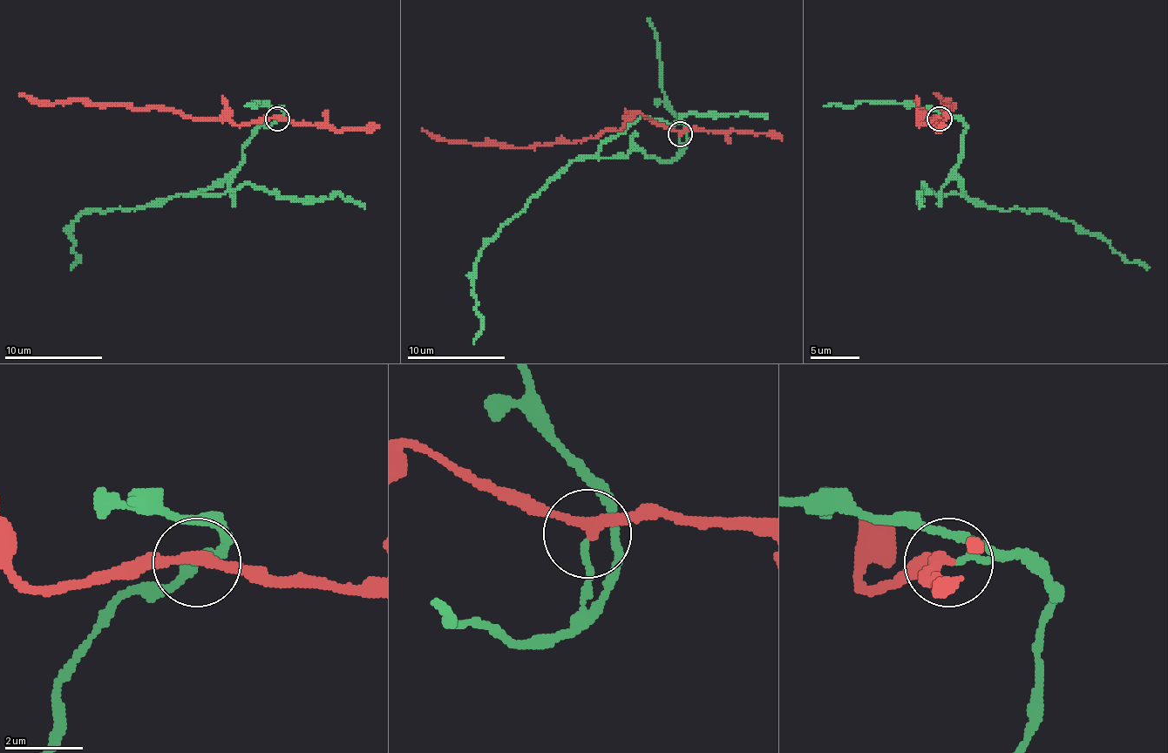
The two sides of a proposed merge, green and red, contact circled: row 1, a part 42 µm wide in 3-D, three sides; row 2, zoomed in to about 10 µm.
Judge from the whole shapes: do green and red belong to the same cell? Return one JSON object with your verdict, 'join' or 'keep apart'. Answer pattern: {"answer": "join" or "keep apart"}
{"answer": "keep apart"}

